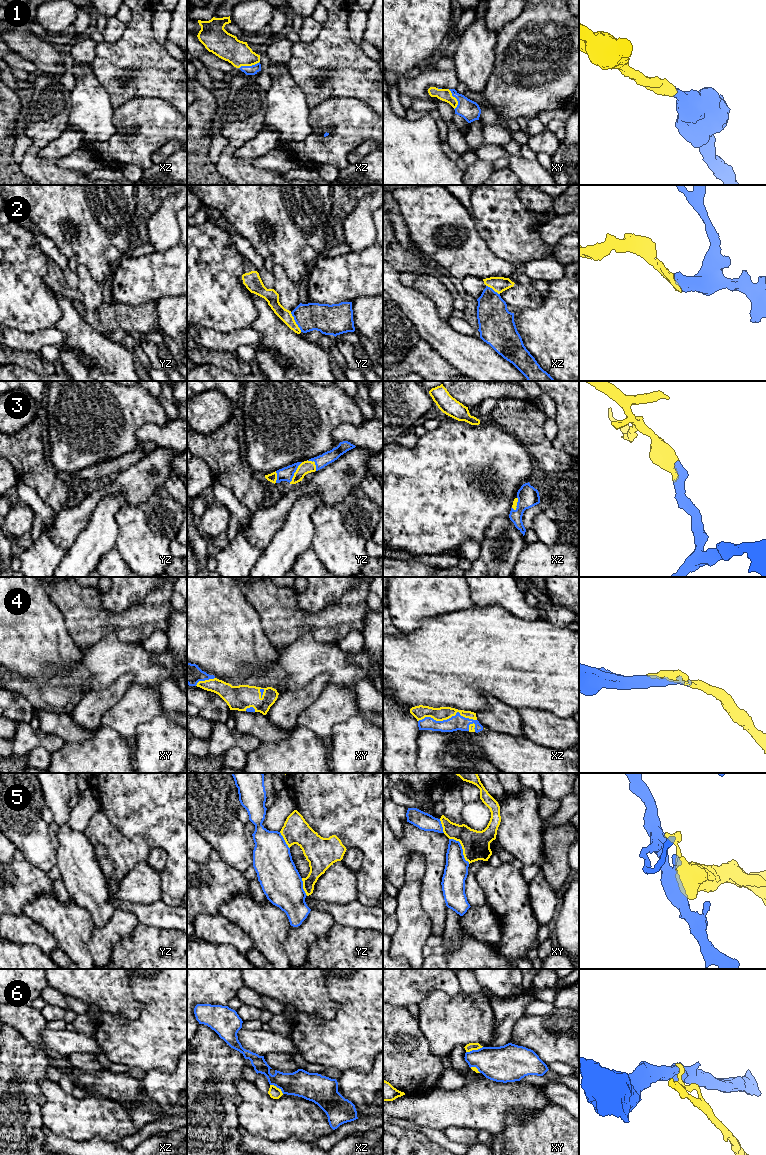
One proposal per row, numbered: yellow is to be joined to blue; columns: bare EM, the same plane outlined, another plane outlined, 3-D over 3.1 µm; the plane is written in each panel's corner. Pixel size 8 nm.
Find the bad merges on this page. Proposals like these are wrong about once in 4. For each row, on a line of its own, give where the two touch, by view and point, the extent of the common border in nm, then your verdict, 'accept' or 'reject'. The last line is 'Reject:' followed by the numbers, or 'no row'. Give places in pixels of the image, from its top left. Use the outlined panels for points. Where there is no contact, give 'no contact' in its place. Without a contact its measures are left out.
1: contact xy (456, 98); length 180 nm; accept
2: contact yz (295, 321); length 180 nm; accept
3: contact yz (295, 471); length 200 nm; accept
4: contact xz (447, 719); length 480 nm; accept
5: contact xy (461, 848); length 260 nm; reject
6: contact xy (474, 1050); length 140 nm; reject
Reject: 5, 6

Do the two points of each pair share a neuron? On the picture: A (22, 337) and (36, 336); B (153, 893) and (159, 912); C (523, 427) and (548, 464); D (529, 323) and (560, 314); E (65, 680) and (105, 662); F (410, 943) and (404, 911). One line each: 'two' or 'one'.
A: one
B: two
C: one
D: one
E: one
F: one

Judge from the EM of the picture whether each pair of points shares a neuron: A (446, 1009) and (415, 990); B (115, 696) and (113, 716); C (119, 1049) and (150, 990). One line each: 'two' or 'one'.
A: two
B: two
C: one

